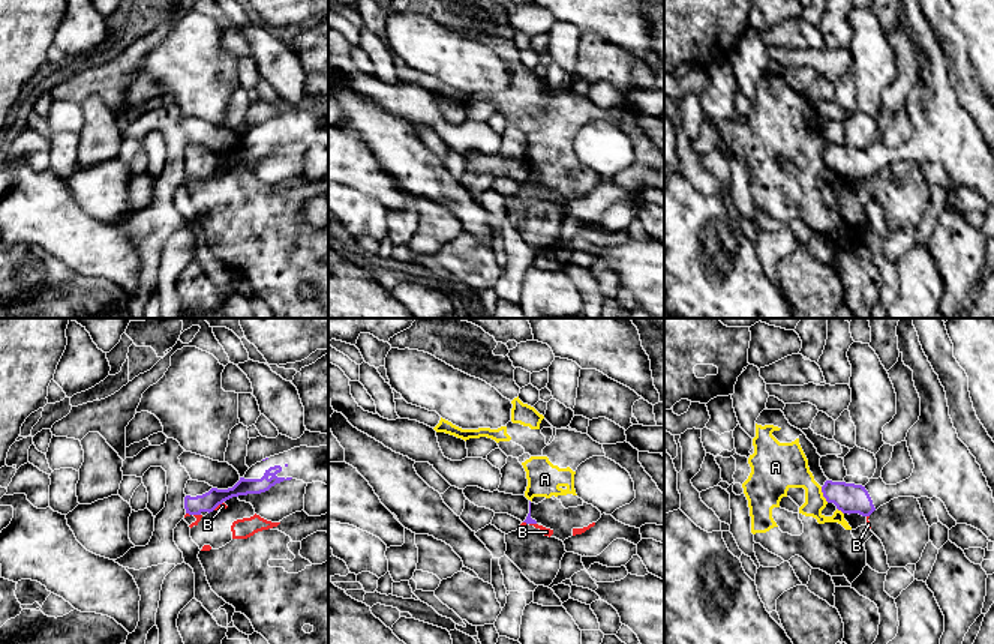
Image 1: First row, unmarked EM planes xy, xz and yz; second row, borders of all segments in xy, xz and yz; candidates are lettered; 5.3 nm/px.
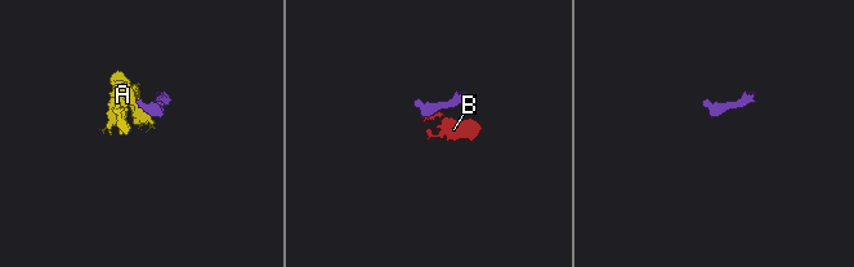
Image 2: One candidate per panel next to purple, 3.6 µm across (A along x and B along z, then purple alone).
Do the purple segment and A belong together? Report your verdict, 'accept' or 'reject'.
reject

